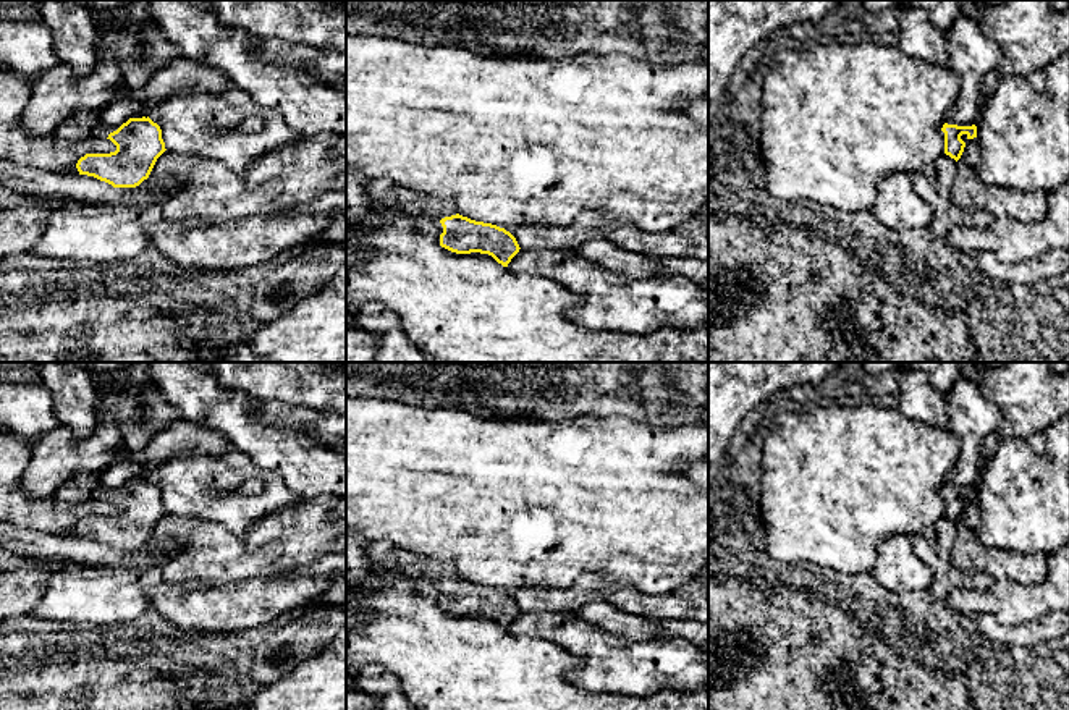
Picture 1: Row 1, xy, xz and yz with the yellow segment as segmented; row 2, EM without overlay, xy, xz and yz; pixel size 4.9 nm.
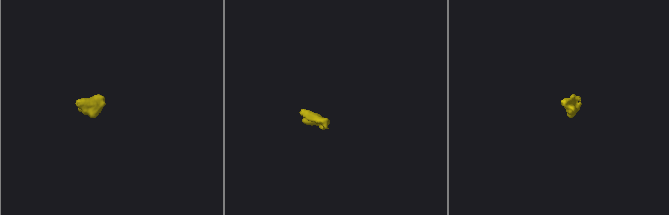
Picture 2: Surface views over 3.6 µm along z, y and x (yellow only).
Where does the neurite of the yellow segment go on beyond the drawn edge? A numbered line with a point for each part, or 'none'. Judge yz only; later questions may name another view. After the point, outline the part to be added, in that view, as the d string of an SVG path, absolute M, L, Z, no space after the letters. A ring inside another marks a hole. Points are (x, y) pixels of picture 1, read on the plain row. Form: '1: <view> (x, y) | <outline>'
none

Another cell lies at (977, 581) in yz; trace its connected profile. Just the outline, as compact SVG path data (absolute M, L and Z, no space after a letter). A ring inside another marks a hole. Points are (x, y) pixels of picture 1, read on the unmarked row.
M943 516L935 522L935 539L927 540L914 535L914 548L922 561L932 569L933 579L930 585L932 595L946 602L949 590L956 585L972 590L987 590L995 579L983 571L961 573L951 563L951 548L956 539L957 524Z

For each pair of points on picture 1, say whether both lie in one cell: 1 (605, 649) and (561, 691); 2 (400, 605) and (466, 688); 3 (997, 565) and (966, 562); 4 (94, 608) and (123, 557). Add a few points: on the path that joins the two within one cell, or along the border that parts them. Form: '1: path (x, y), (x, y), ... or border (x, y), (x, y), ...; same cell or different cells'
1: border (558, 646), (579, 660), (581, 688), (610, 691); different cells
2: path (406, 626), (447, 667); same cell
3: path (988, 562), (974, 562); same cell
4: border (154, 563), (146, 566), (84, 568); different cells

